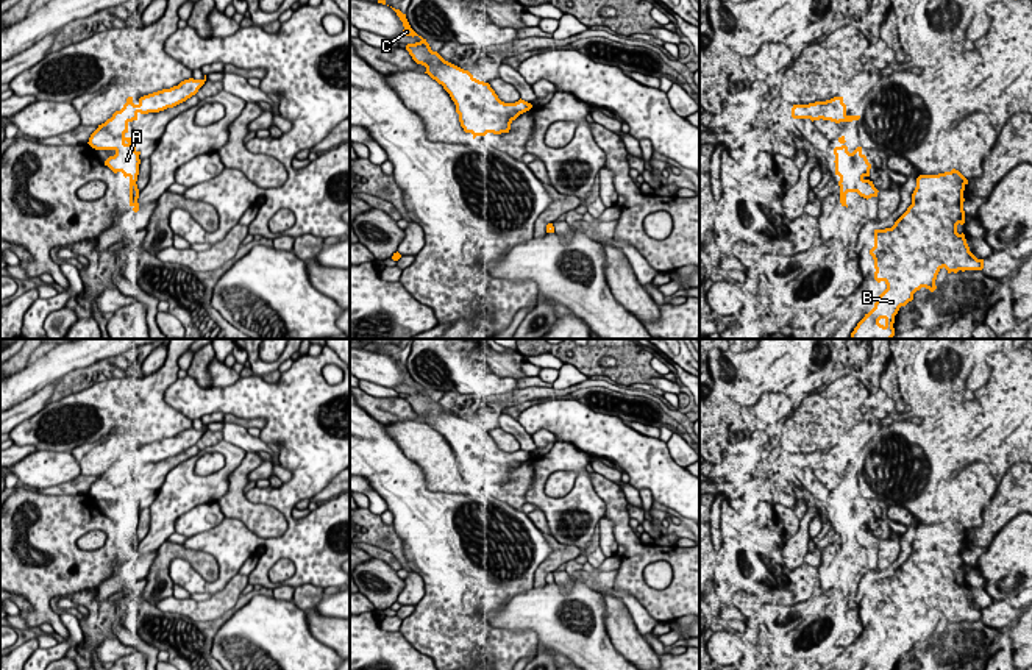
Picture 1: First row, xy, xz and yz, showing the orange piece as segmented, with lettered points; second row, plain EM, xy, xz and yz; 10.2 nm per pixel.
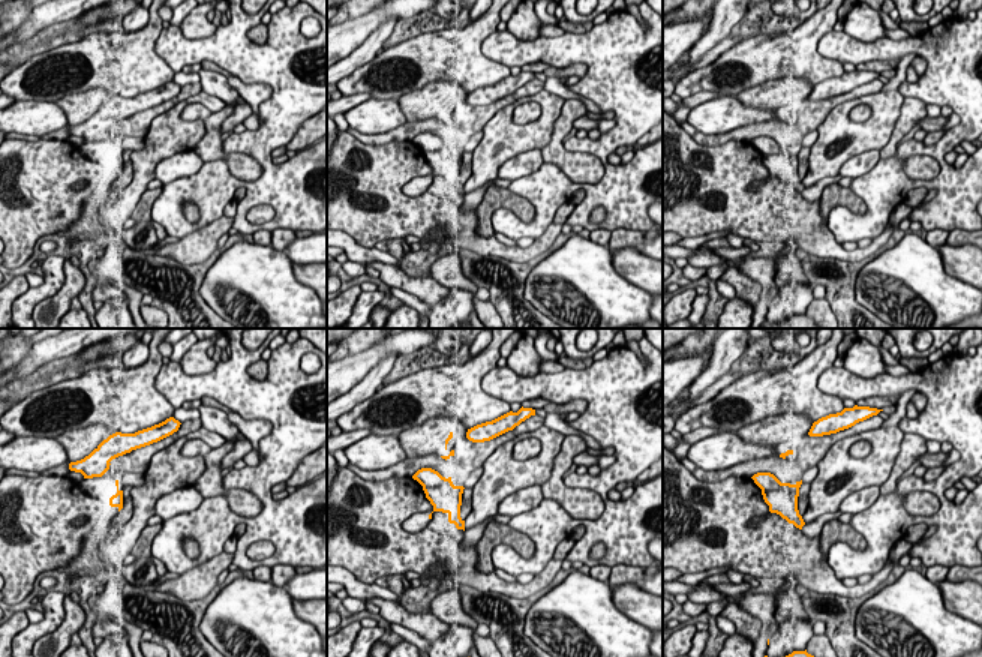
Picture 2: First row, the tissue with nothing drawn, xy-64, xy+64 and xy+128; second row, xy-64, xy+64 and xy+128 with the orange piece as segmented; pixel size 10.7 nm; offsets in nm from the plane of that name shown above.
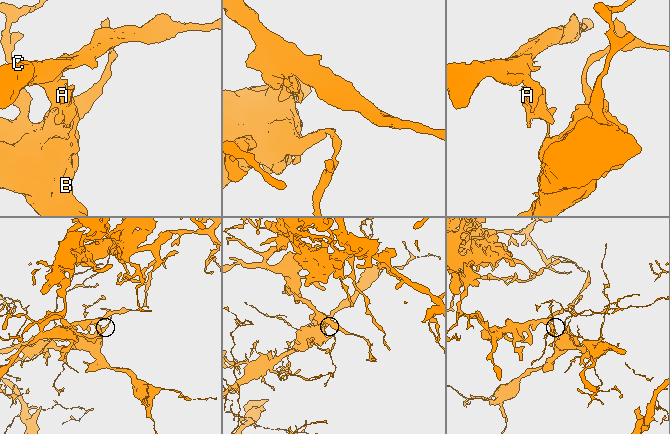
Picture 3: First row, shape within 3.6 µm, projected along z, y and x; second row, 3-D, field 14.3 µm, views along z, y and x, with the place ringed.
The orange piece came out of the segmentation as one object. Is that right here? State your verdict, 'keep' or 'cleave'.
cleave

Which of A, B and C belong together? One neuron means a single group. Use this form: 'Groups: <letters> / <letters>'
Groups: A B / C

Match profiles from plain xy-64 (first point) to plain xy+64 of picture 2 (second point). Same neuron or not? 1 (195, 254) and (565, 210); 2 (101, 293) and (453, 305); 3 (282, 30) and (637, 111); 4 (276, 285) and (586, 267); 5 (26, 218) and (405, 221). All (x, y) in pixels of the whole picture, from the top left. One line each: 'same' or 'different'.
1: different
2: different
3: same
4: same
5: same

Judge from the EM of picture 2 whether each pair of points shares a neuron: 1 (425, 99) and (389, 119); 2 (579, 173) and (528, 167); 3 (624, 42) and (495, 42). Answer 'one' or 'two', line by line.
1: two
2: two
3: one

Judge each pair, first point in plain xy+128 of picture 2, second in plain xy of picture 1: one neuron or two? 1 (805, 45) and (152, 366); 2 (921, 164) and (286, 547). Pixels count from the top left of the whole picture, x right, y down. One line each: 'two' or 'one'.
1: two
2: two

